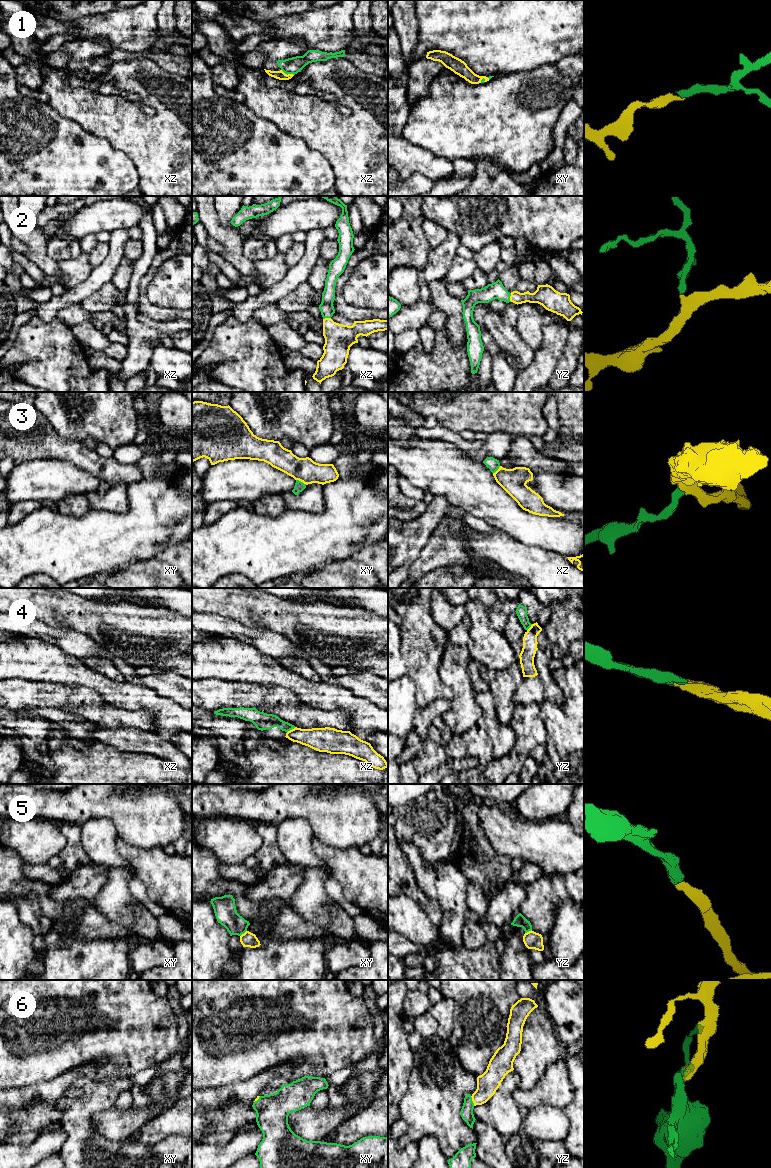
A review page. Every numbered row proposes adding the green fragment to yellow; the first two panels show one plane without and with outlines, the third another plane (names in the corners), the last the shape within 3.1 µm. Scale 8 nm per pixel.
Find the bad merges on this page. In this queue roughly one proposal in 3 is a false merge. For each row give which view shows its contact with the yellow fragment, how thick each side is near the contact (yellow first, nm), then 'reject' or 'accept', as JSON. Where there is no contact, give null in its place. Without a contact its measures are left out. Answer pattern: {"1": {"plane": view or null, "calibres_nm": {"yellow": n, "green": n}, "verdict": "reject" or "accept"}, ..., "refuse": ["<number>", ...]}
{"1": {"plane": "xz", "calibres_nm": {"yellow": 70, "green": 130}, "verdict": "accept"}, "2": {"plane": "yz", "calibres_nm": {"yellow": 130, "green": 140}, "verdict": "accept"}, "3": {"plane": "xy", "calibres_nm": {"yellow": 190, "green": 80}, "verdict": "reject"}, "4": {"plane": "xz", "calibres_nm": {"yellow": 190, "green": 140}, "verdict": "reject"}, "5": {"plane": "xy", "calibres_nm": {"yellow": 120, "green": 180}, "verdict": "accept"}, "6": {"plane": "yz", "calibres_nm": {"yellow": 170, "green": 100}, "verdict": "accept"}, "refuse": ["3", "4"]}

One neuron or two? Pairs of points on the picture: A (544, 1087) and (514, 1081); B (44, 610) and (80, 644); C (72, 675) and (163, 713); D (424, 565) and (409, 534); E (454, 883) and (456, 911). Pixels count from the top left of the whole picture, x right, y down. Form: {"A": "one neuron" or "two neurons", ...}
{"A": "two neurons", "B": "two neurons", "C": "one neuron", "D": "two neurons", "E": "one neuron"}

